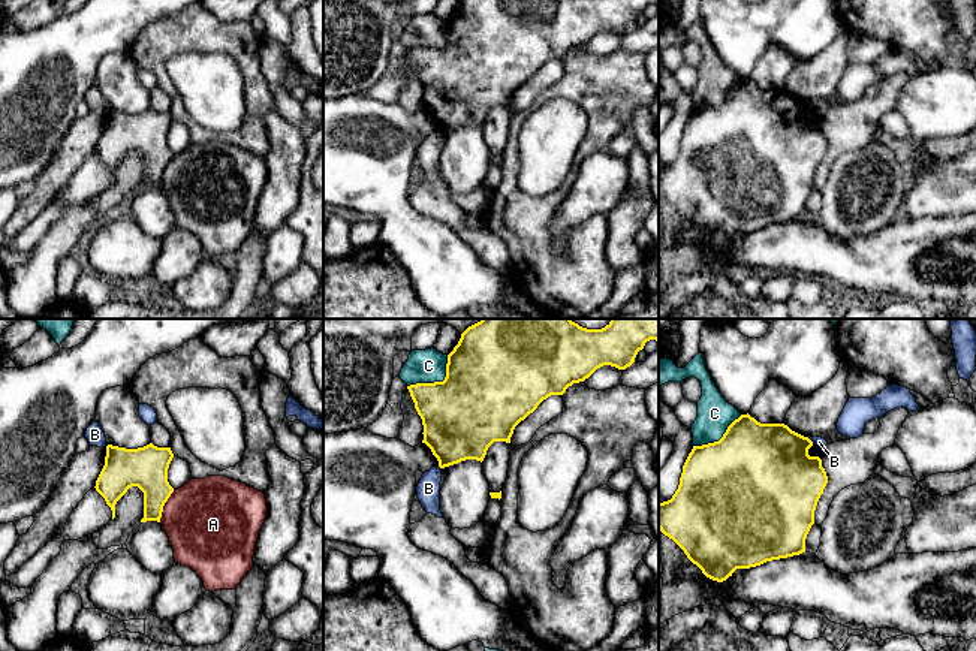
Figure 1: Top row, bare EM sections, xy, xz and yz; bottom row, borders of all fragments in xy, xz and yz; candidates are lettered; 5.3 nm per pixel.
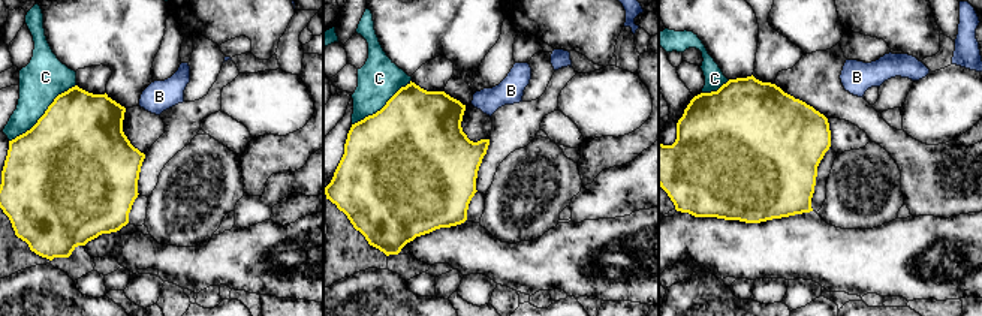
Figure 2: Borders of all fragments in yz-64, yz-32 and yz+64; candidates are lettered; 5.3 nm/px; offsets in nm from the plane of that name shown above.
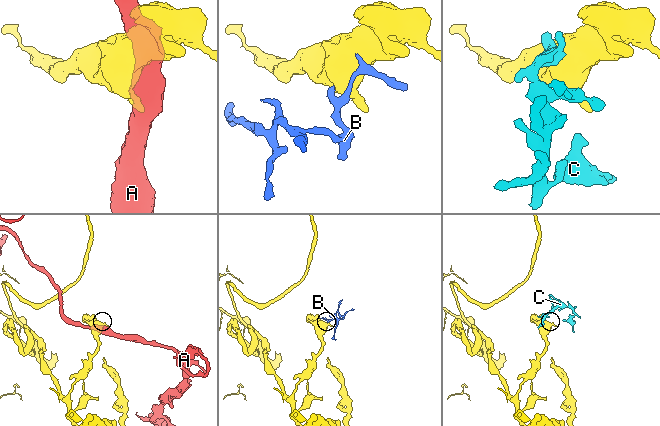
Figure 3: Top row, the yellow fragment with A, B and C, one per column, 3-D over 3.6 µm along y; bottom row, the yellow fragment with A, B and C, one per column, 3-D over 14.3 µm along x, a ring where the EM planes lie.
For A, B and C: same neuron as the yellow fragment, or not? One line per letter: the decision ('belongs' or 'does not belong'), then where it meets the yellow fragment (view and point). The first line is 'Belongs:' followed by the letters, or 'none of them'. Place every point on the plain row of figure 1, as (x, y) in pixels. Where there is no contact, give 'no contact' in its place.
Belongs: none of them
A: does not belong; meets yellow in xy at (163, 169)
B: does not belong; meets yellow in yz at (812, 107)
C: does not belong; meets yellow in xz at (437, 47)

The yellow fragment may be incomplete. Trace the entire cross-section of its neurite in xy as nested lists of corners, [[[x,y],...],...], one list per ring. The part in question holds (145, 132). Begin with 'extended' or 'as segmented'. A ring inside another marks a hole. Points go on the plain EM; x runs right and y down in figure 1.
as segmented; [[[153,108],[138,112],[126,114],[108,109],[105,130],[96,145],[96,156],[105,163],[115,183],[115,169],[127,157],[129,153],[138,151],[144,157],[144,183],[141,187],[160,187],[163,171],[174,157],[168,147],[168,133],[174,123],[171,112],[157,112]]]

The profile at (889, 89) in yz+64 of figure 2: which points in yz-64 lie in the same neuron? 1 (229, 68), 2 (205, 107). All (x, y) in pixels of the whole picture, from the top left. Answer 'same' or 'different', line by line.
1: same
2: same

